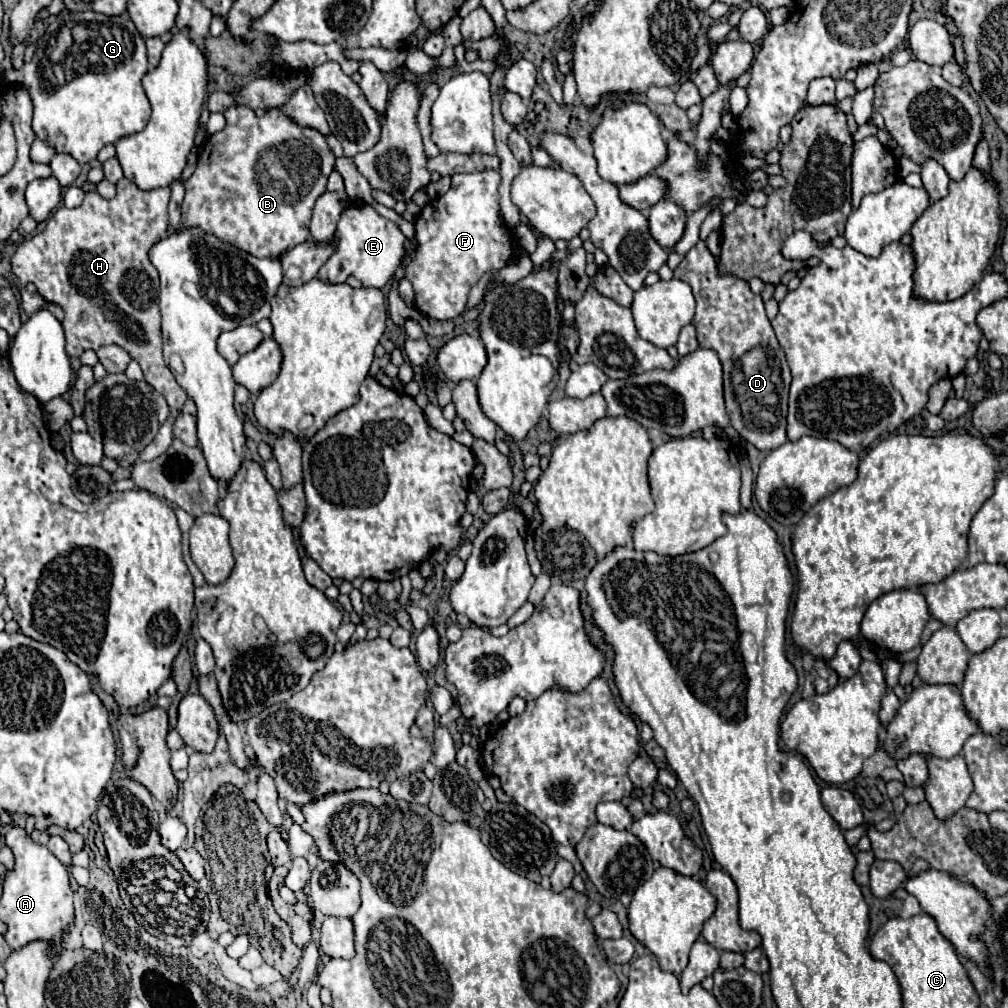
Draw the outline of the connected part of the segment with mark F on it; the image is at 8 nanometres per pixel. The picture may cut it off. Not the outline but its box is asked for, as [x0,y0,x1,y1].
[405,170,515,322]

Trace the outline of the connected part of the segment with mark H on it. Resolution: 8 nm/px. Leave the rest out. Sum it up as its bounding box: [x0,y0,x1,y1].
[11,178,183,408]

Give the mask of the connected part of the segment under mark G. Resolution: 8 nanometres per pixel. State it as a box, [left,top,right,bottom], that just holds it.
[5,10,151,162]

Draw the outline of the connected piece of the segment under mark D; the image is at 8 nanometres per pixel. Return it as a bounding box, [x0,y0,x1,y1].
[675,240,791,450]

